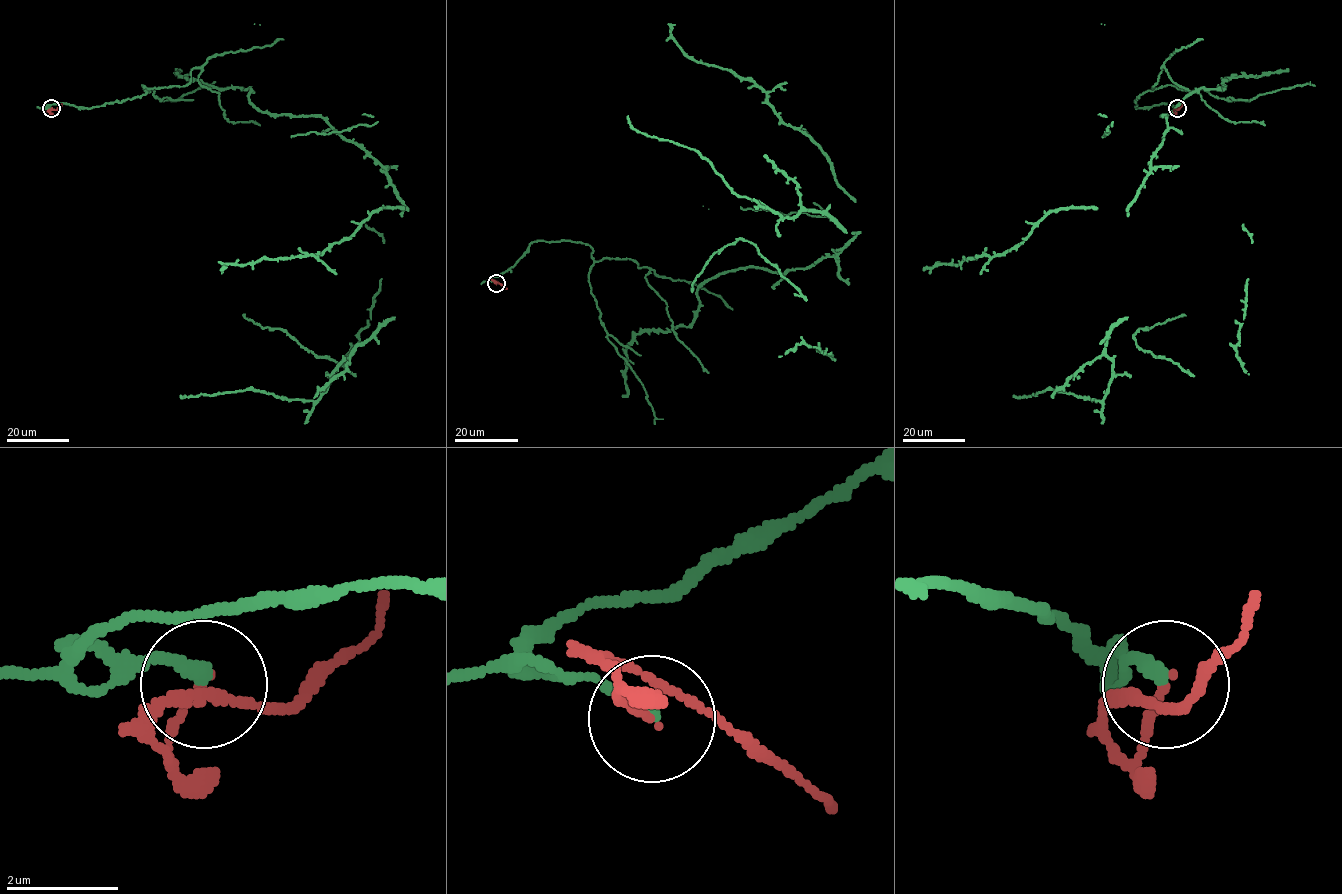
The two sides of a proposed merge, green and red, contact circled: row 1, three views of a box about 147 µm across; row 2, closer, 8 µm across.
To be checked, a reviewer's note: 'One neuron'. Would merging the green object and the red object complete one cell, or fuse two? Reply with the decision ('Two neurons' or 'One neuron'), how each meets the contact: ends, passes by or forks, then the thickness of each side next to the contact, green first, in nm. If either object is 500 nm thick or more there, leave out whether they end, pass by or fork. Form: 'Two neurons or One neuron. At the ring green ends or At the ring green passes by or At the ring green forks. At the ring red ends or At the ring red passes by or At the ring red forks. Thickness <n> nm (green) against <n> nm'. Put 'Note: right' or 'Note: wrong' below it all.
Two neurons. At the ring green ends. At the ring red ends. Thickness 260 nm (green) against 130 nm
Note: wrong

